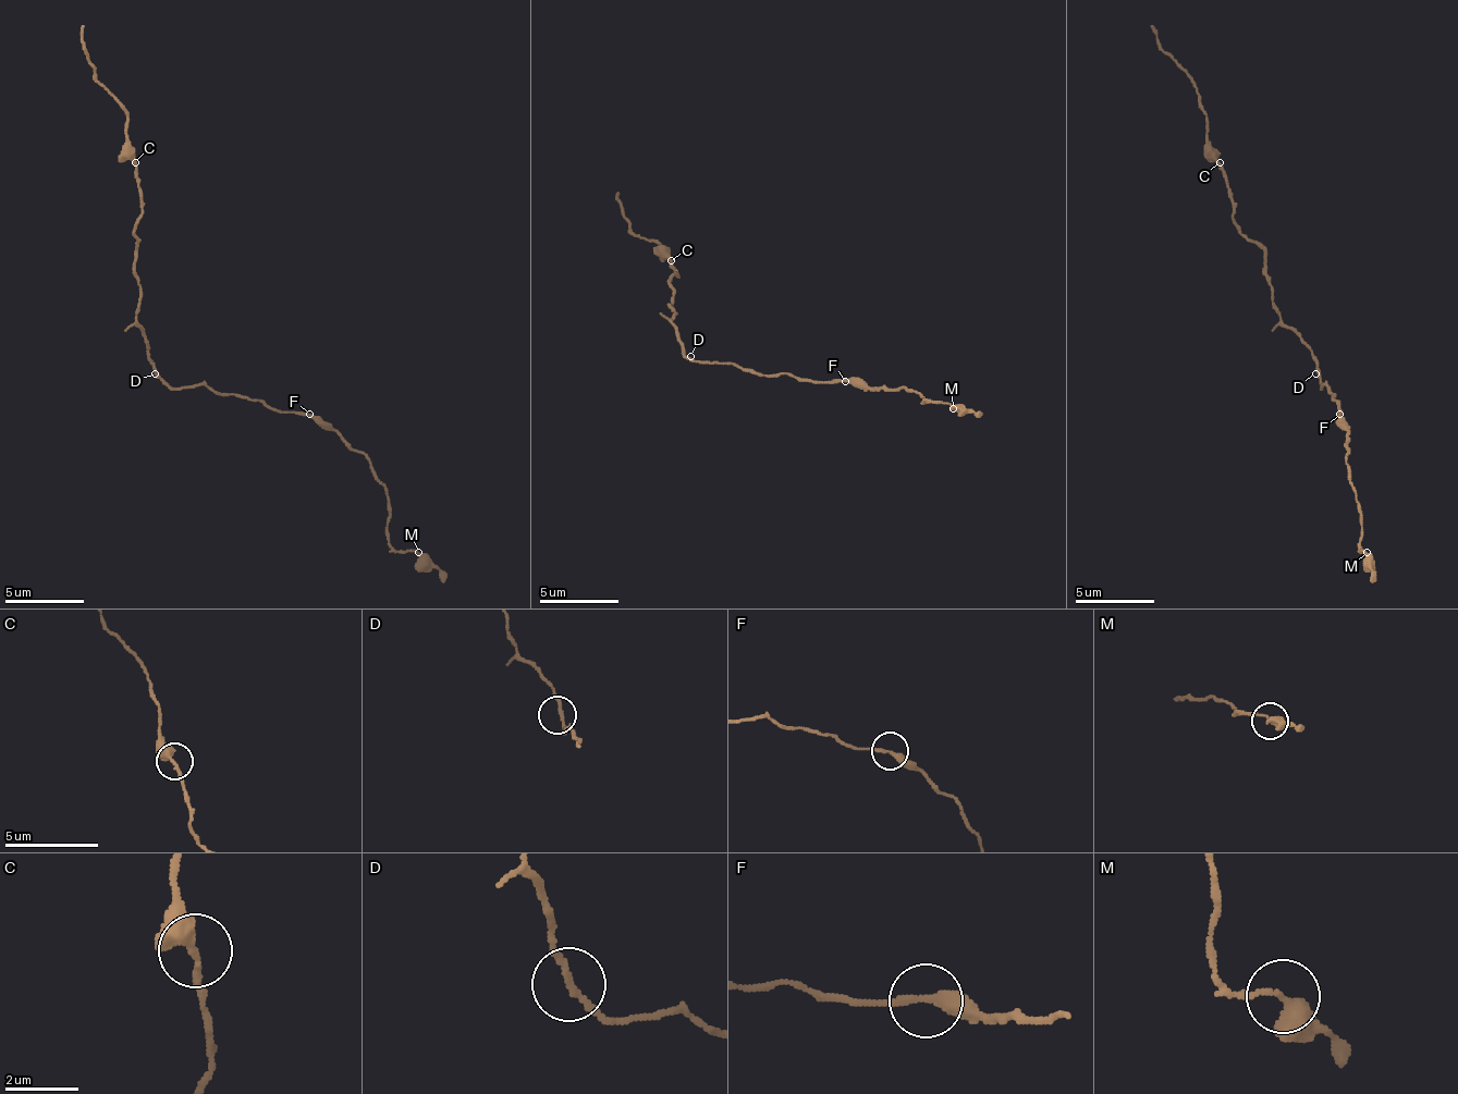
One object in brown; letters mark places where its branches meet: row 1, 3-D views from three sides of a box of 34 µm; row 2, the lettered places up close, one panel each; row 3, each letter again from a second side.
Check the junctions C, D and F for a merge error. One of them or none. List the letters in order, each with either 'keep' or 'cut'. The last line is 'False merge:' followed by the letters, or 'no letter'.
C: keep
D: keep
F: keep
False merge: no letter

